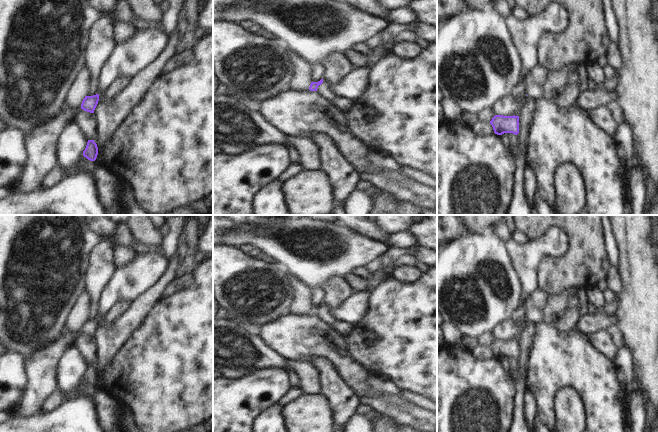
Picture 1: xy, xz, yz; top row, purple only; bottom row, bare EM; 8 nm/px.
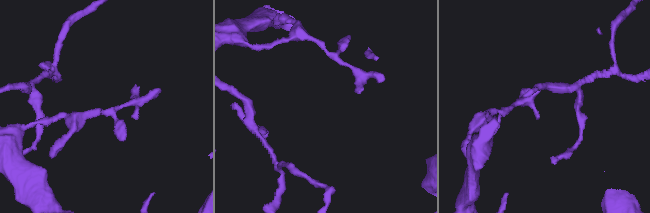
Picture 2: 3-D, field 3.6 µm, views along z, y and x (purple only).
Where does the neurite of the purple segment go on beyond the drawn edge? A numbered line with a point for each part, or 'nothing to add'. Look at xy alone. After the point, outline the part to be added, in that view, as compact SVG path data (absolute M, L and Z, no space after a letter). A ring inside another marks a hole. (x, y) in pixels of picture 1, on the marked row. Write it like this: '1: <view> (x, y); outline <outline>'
nothing to add

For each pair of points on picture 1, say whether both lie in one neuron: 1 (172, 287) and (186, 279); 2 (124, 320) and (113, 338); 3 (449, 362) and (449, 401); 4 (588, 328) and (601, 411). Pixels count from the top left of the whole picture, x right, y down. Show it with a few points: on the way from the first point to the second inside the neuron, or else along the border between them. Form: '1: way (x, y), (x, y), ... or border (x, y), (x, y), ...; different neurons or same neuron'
1: way (175, 285), (183, 282); same neuron
2: way (124, 324), (115, 334); same neuron
3: way (449, 372), (449, 391); same neuron
4: border (575, 328), (588, 336); different neurons

